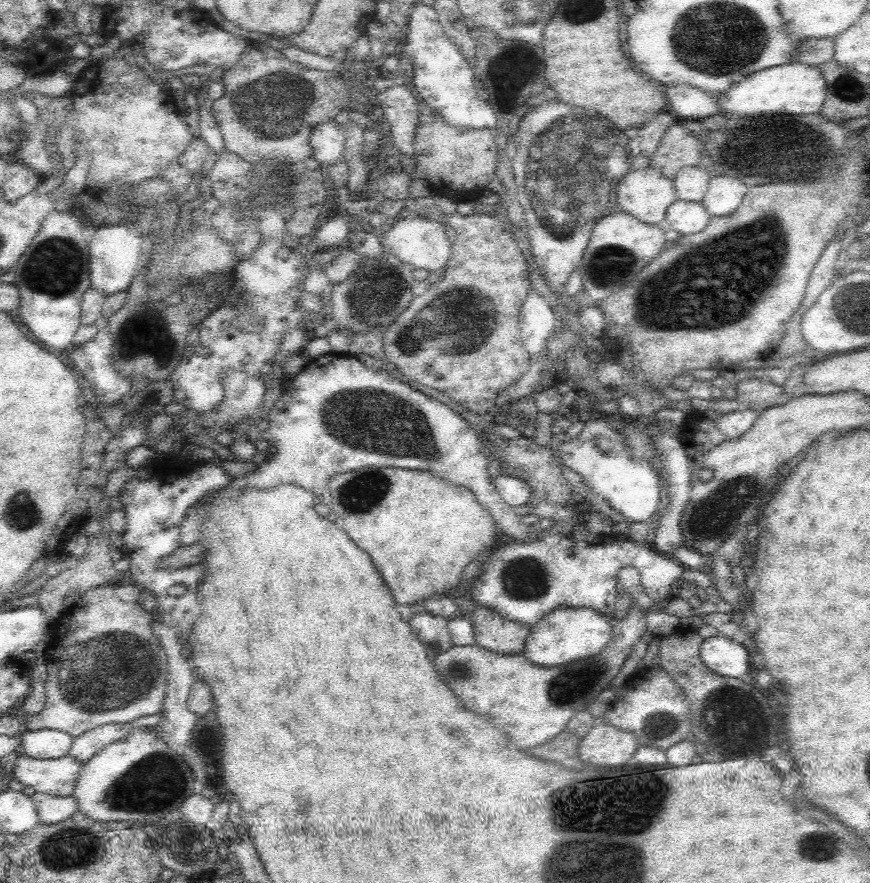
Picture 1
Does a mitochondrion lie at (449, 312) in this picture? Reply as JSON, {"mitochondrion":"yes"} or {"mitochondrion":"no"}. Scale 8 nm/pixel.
{"mitochondrion":"yes"}

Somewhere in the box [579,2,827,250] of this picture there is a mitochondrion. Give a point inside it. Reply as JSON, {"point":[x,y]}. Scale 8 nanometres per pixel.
{"point":[718,40]}

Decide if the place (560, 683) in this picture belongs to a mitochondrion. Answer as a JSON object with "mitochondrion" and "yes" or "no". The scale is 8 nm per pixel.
{"mitochondrion":"yes"}

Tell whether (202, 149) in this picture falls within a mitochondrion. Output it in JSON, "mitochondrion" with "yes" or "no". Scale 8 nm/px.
{"mitochondrion":"no"}

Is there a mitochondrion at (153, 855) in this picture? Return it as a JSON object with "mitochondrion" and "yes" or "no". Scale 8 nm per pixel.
{"mitochondrion":"no"}

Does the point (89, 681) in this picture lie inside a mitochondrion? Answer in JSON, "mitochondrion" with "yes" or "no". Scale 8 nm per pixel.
{"mitochondrion":"yes"}

